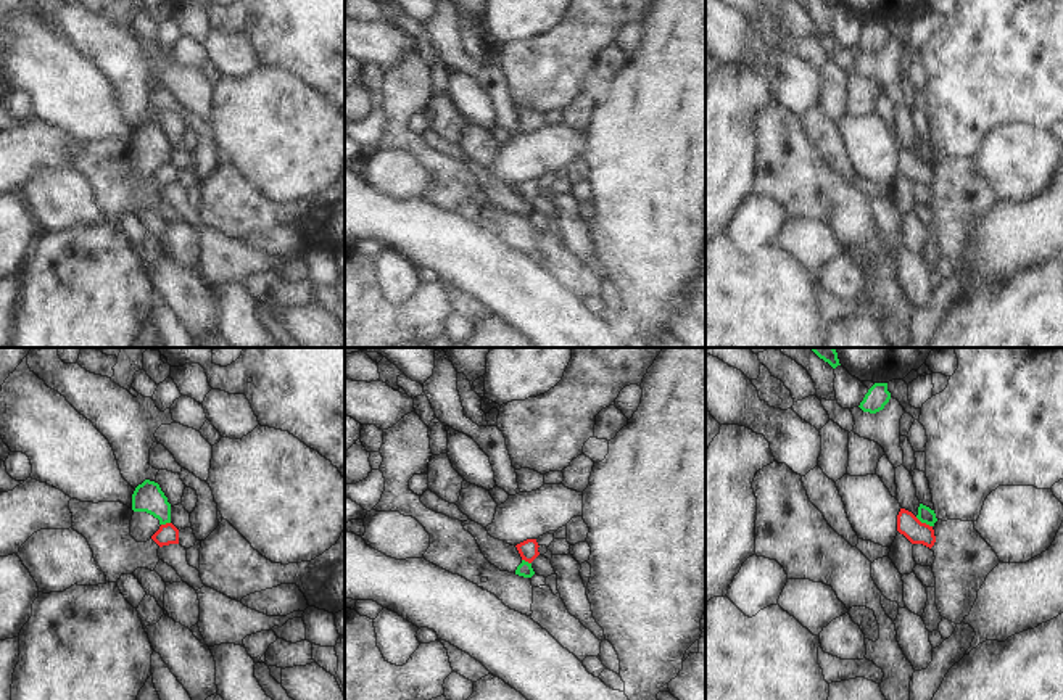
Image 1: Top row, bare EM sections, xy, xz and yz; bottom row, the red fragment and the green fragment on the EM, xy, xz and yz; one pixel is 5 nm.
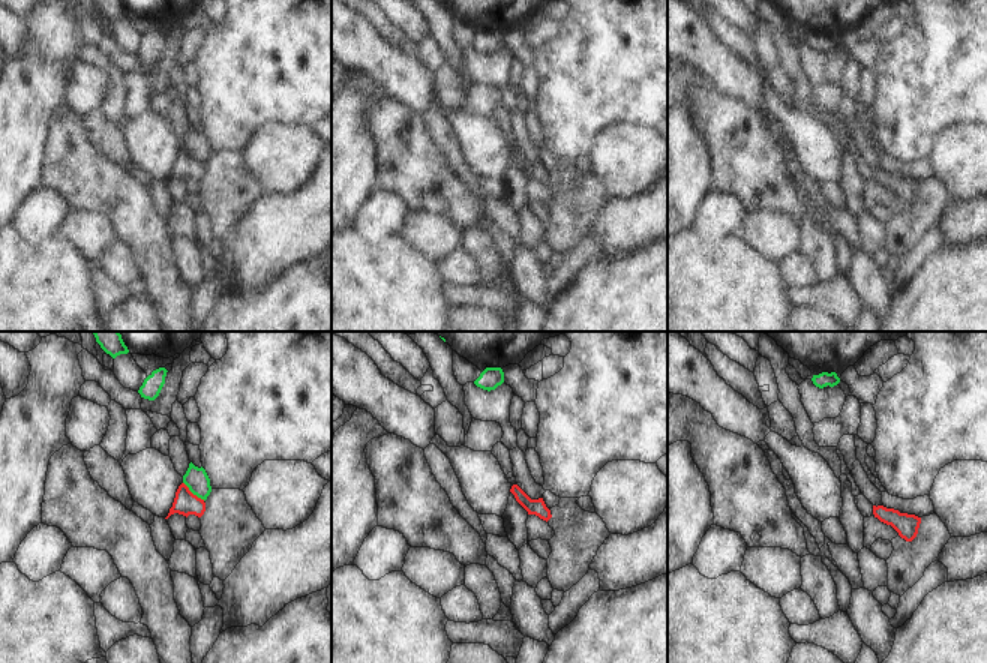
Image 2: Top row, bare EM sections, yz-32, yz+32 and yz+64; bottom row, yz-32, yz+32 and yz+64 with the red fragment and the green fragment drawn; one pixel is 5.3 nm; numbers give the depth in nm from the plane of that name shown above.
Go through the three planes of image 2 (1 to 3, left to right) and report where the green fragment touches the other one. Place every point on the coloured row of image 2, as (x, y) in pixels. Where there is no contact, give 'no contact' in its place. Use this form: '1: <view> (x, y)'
1: yz-32 (192, 494)
2: no contact
3: no contact

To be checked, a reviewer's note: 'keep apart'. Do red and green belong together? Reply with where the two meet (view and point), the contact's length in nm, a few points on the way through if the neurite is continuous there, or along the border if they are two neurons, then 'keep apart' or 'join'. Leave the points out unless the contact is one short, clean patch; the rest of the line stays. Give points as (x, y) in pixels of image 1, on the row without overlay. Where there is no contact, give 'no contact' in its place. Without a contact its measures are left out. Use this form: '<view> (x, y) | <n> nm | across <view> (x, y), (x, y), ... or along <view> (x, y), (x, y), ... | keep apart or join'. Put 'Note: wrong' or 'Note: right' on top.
Note: right
yz (923, 163) | 100 nm | along yz (915, 156), (931, 166) | keep apart

